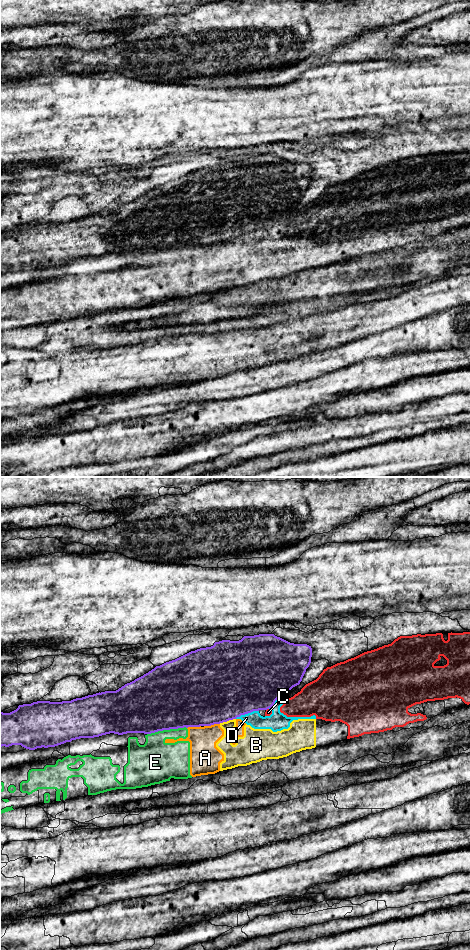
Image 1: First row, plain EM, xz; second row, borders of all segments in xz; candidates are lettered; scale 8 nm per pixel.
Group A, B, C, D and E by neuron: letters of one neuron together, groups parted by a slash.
A B C D E

